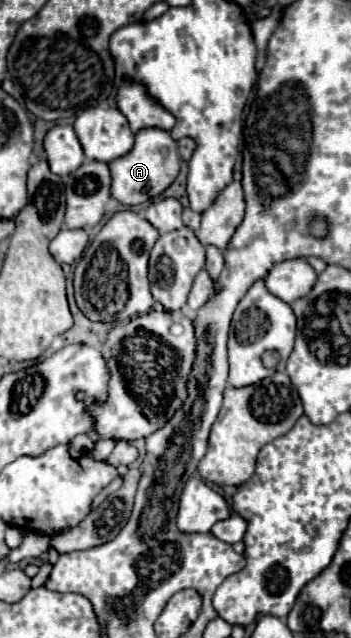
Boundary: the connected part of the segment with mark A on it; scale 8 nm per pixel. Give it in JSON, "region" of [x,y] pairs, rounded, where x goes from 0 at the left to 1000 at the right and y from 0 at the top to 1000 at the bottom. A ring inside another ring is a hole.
{"region":[[[399,204],[382,232],[353,245],[313,254],[319,307],[348,320],[405,320],[456,307],[513,270],[513,241],[501,223],[473,204]]]}

